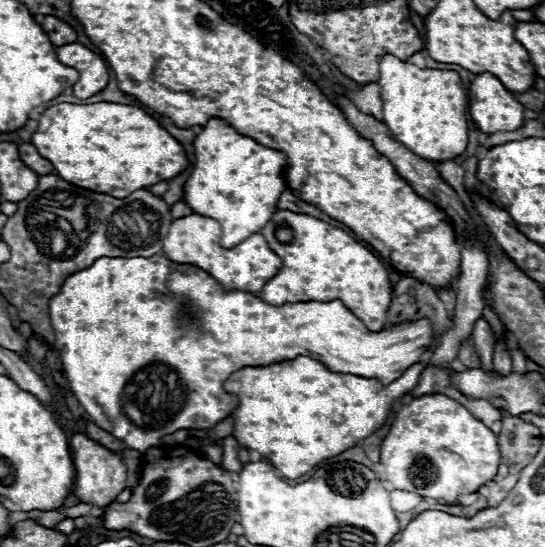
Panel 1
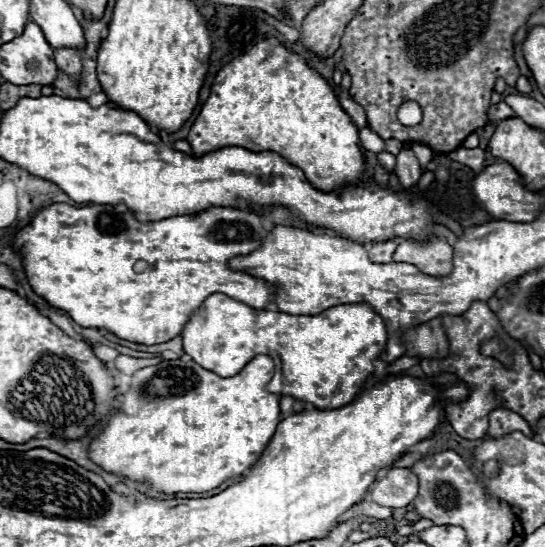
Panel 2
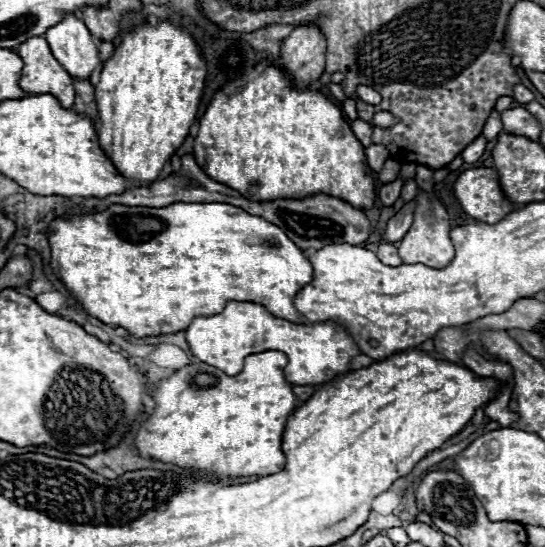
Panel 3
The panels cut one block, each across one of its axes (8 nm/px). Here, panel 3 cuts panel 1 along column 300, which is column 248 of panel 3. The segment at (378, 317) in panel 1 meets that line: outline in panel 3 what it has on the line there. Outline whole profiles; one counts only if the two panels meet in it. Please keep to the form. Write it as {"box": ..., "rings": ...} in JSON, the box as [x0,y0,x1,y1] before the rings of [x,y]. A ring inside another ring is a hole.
{"box":[50,202,314,338],"rings":[[[178,202],[166,208],[108,206],[104,212],[92,216],[58,218],[50,228],[50,266],[66,282],[80,308],[104,324],[126,328],[136,338],[186,330],[192,318],[218,314],[230,300],[256,302],[278,318],[306,324],[304,316],[294,308],[294,296],[314,280],[310,260],[278,226],[246,214],[232,204]]]}

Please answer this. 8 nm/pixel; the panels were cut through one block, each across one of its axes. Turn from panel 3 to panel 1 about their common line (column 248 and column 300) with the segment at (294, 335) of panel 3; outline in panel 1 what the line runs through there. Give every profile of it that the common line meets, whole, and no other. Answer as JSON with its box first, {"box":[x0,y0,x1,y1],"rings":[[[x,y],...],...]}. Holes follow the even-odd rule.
{"box":[50,254,432,450],"rings":[[[162,254],[150,258],[98,258],[90,268],[66,278],[60,294],[50,300],[50,322],[56,334],[54,348],[70,380],[70,390],[92,422],[134,450],[158,446],[160,438],[176,430],[204,430],[228,418],[238,398],[224,390],[224,382],[244,366],[268,366],[296,356],[310,356],[334,372],[392,382],[424,354],[432,342],[428,320],[370,332],[340,302],[296,302],[270,306],[248,292],[224,294],[220,284],[192,264],[176,264]]]}

